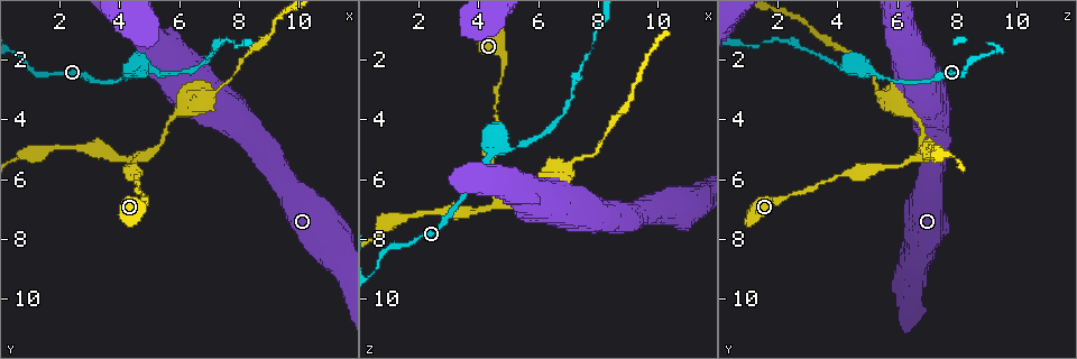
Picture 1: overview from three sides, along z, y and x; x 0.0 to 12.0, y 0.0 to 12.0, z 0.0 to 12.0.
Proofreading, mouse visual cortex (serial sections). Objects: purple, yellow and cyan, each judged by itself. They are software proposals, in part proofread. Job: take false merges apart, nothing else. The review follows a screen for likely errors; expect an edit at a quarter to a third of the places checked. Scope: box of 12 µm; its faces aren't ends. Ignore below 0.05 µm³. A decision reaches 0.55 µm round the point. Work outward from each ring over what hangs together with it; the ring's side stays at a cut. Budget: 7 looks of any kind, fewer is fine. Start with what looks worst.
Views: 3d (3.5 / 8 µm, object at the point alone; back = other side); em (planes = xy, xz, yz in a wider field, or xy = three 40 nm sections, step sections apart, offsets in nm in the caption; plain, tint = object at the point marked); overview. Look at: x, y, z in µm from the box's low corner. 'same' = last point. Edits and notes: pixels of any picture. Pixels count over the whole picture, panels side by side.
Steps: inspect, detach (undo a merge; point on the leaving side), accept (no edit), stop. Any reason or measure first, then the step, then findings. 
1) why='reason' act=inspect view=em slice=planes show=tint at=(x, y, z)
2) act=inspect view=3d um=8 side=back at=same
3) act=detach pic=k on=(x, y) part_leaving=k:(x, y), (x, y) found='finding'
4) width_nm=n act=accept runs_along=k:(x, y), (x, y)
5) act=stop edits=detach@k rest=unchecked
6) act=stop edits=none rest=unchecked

why='thin neck' act=inspect view=3d um=3.5 at=(4.5, 2.4, 5.1)

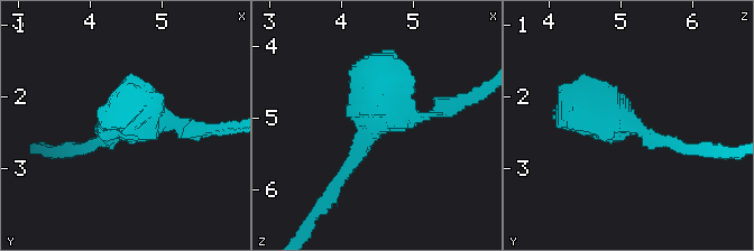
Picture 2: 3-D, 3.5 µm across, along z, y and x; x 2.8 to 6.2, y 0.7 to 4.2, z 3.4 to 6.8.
act=inspect view=em slice=xy step=1 show=tint at=(4.50, 2.35, 5.10)

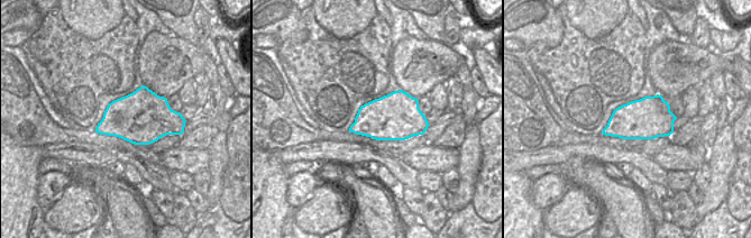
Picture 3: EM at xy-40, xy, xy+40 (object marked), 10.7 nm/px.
act=accept runs_along=2:(351, 165), (389, 111), (428, 117), (462, 102) found='all the same cell'

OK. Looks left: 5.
why='thick turns thin' act=inspect view=3d um=3.5 at=(4.7, 5.3, 6.8)

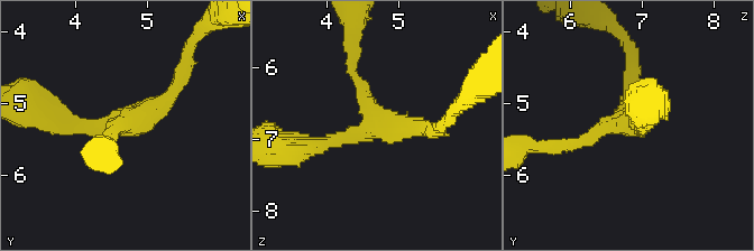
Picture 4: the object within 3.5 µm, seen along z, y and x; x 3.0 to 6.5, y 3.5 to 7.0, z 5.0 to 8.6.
arms=3 arm_widths_nm=150,200,200 act=inspect view=em slice=planes show=tint at=(4.80, 5.20, 6.75)

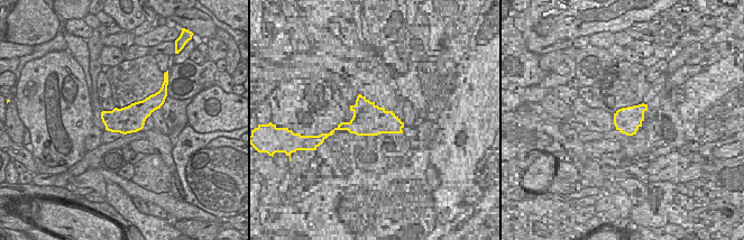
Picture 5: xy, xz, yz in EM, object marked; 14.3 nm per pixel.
act=accept found='continuous, no second cell'

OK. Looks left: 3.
act=inspect view=3d um=3.5 at=(7.2, 3.2, 5.4)

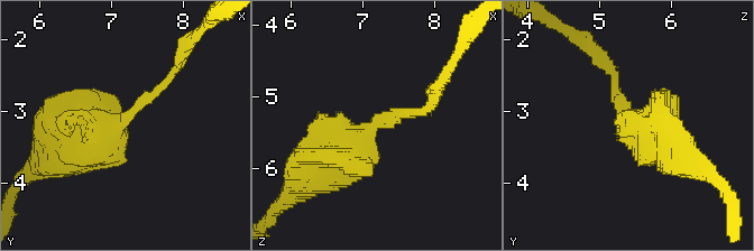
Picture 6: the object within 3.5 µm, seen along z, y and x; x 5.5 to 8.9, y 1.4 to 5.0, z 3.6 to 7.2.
arm_widths_nm=150,600 act=inspect view=em slice=xy step=5 show=tint at=(7.20, 3.10, 5.35)

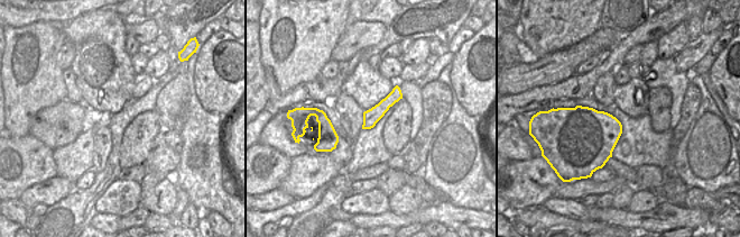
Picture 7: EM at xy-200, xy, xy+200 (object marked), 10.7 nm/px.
act=accept runs_along=7:(397, 90), (366, 126) found='all the same cell'

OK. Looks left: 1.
act=stop edits=none rest=unchecked

